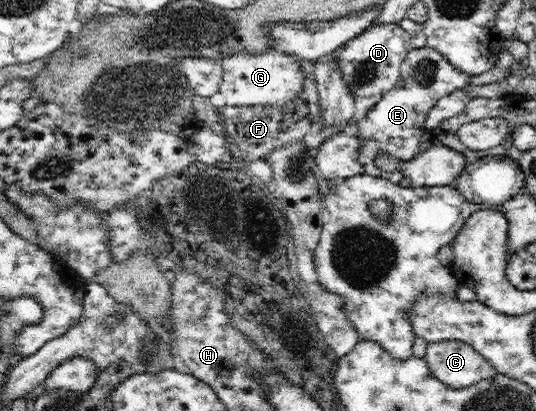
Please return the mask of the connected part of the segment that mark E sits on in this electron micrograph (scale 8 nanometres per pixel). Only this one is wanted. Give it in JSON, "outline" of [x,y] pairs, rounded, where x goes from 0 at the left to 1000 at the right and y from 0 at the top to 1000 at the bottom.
{"outline":[[[795,109],[785,117],[769,117],[748,158],[743,202],[713,231],[698,260],[685,270],[675,292],[666,294],[668,324],[679,336],[672,358],[672,394],[679,399],[683,426],[726,436],[743,448],[754,431],[750,416],[715,416],[698,399],[698,382],[720,372],[746,392],[765,392],[778,375],[784,338],[795,319],[793,294],[806,258],[830,231],[840,231],[854,217],[864,217],[881,197],[881,185],[858,175],[825,129]]]}

